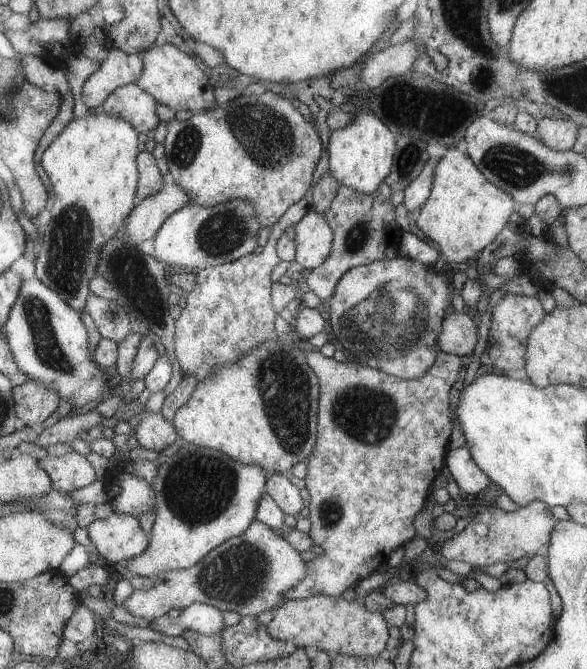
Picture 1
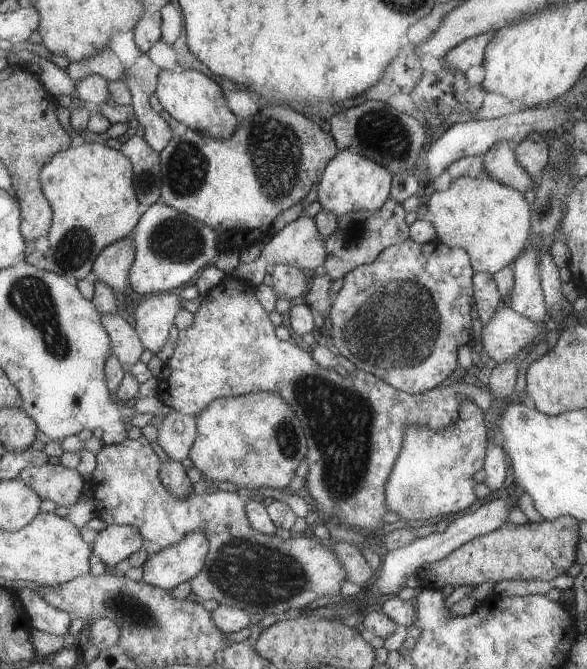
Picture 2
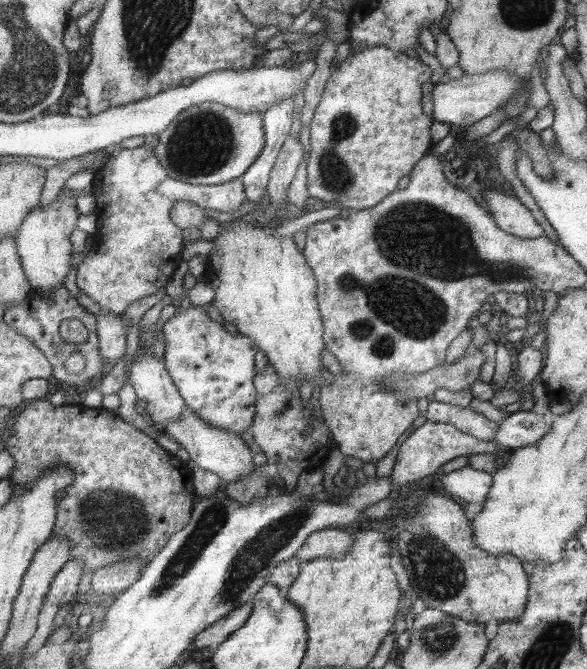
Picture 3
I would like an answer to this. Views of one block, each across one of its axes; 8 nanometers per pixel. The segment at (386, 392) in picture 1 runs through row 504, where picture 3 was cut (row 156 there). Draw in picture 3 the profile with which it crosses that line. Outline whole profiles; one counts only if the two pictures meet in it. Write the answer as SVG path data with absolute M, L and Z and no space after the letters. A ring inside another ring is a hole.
M382 44L368 48L359 54L350 54L337 69L332 69L329 74L329 79L324 85L324 90L319 99L319 104L313 111L313 117L309 122L309 150L305 154L306 163L306 192L309 197L319 199L322 202L329 202L331 204L340 204L340 208L363 210L381 203L386 199L393 190L396 190L397 180L402 176L409 175L413 170L415 163L423 158L431 147L430 126L431 119L429 119L423 112L421 112L421 90L419 86L427 80L430 82L431 70L428 66L419 62L419 60L411 59L401 52L395 52L393 49L385 48Z

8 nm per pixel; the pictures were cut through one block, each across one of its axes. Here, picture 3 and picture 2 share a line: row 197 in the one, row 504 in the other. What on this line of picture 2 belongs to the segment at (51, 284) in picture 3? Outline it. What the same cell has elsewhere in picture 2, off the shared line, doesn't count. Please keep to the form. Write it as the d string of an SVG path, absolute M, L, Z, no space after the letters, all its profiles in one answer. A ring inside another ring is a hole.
M51 460L43 465L27 466L17 477L31 487L41 500L54 502L59 511L76 503L81 492L81 476Z

